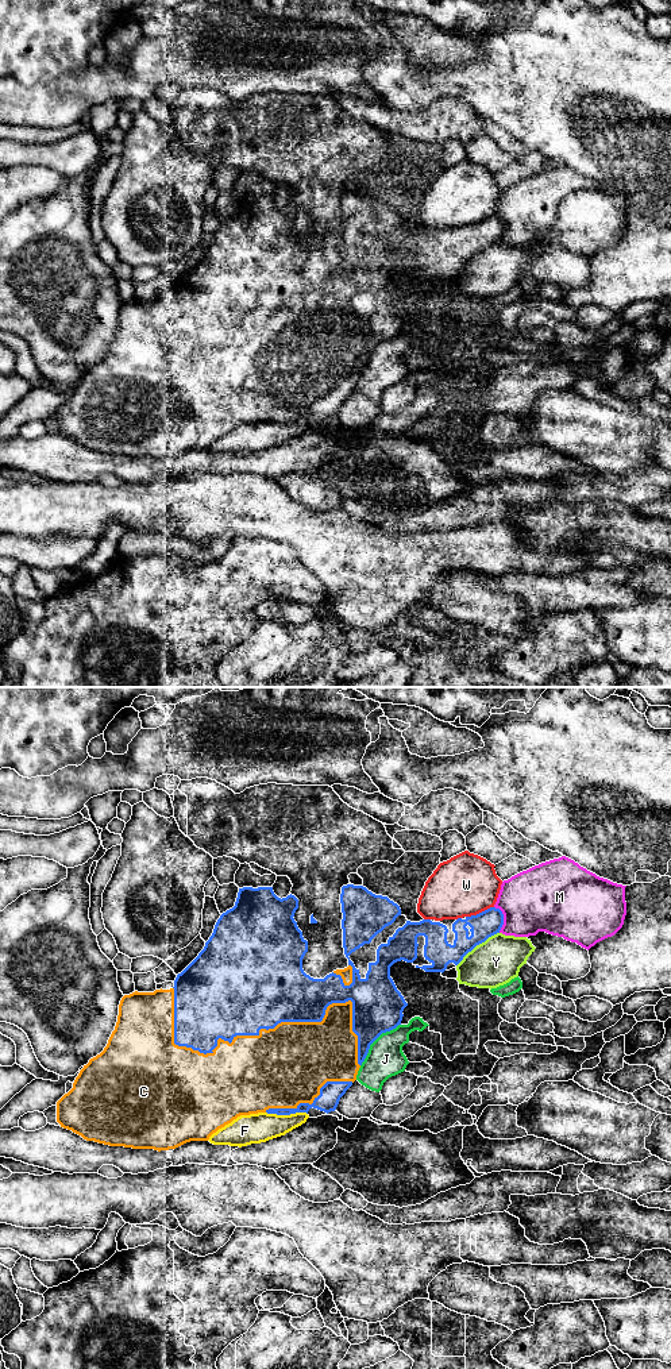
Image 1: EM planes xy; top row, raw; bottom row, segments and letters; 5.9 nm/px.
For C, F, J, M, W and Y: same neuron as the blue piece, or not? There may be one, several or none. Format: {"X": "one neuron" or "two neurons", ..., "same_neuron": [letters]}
{"C": "one neuron", "F": "two neurons", "J": "two neurons", "M": "two neurons", "W": "two neurons", "Y": "two neurons", "same_neuron": ["C"]}

